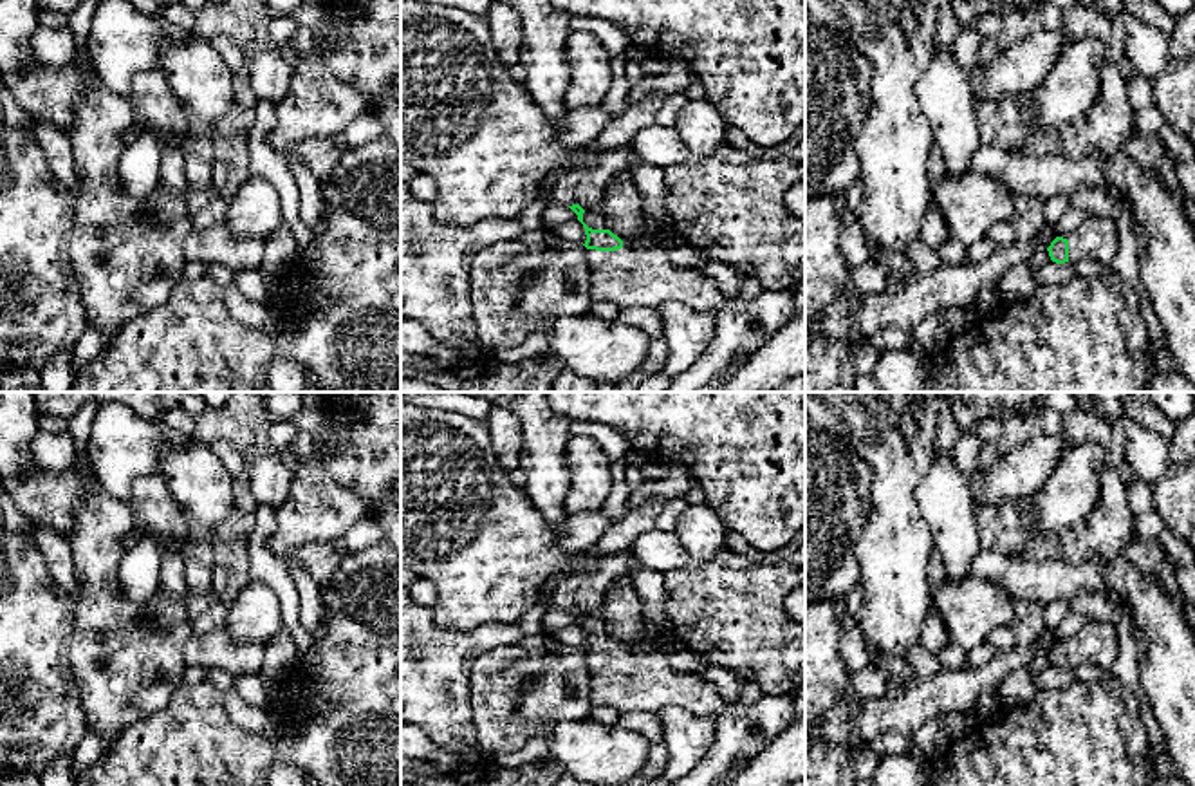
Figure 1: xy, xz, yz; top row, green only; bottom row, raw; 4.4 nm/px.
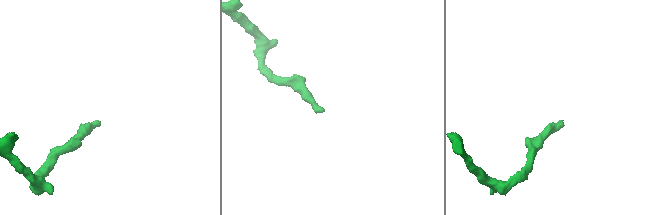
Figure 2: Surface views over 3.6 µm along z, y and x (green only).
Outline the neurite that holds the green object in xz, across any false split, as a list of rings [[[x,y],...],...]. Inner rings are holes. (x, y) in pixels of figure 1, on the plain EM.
[[[579,609],[569,611],[585,632],[585,652],[590,672],[592,706],[610,705],[623,712],[659,712],[664,706],[677,705],[693,714],[717,717],[729,703],[718,688],[704,679],[700,672],[675,672],[668,665],[666,645],[648,649],[644,643],[621,645],[610,634],[592,634],[583,627],[585,614]]]

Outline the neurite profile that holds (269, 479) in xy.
[[[278,454],[255,461],[247,473],[251,495],[258,504],[276,510],[287,501],[294,473]]]

